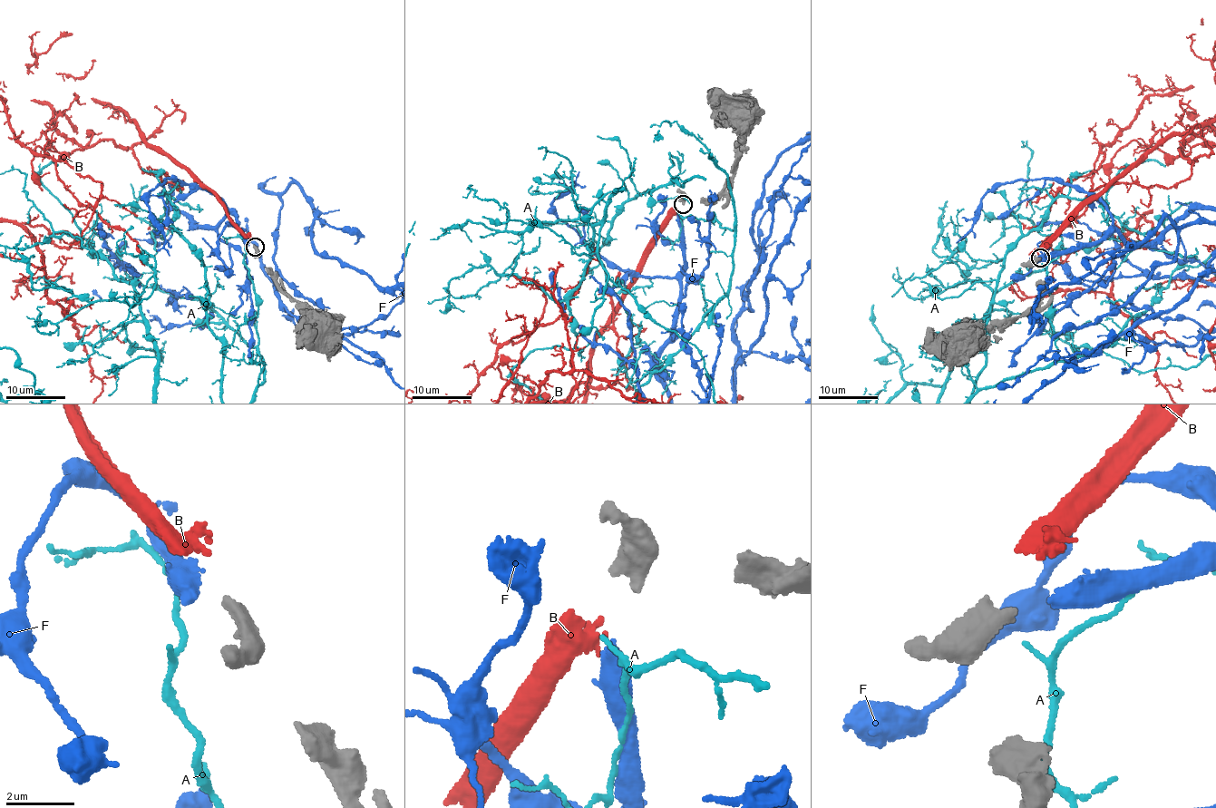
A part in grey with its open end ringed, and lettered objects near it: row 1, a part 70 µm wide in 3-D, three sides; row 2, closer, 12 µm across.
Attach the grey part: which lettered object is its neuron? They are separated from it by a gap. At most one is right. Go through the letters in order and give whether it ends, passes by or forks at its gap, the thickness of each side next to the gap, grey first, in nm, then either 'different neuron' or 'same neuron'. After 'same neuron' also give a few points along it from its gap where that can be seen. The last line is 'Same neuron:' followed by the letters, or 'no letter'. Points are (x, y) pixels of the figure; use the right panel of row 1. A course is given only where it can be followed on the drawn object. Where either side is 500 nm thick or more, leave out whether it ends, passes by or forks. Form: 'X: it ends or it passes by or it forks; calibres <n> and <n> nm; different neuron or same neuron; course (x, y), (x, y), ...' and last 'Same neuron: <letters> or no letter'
A: it forks; calibres 400 and 150 nm; different neuron
B: it forks; calibres 400 and 170 nm; same neuron
F: it ends; calibres 400 and 420 nm; different neuron
Same neuron: B

